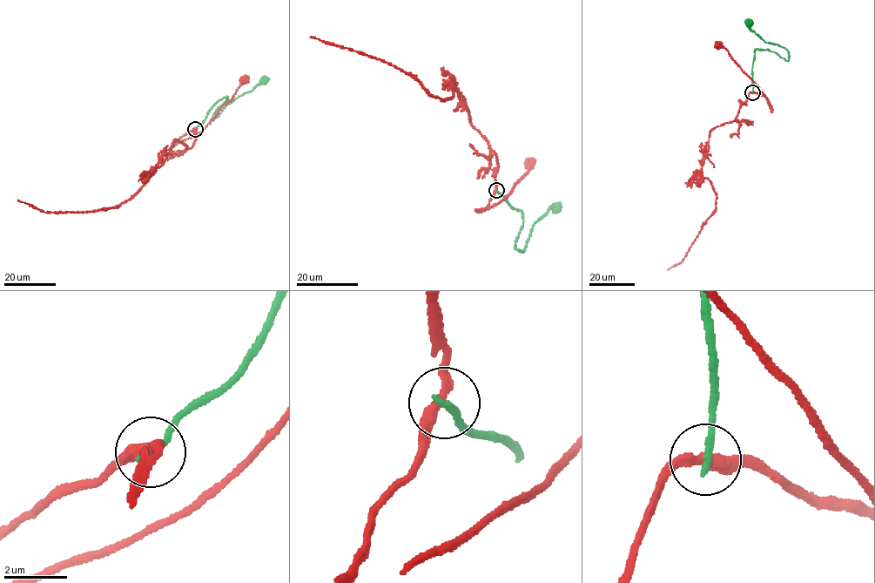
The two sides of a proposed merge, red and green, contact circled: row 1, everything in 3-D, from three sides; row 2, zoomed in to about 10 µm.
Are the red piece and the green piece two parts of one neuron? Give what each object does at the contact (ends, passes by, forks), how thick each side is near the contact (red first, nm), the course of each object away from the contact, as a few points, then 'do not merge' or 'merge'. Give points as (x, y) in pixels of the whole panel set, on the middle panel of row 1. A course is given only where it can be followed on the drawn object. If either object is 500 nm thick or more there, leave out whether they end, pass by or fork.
red passes by | green ends | 320/240 nm | red via (496, 190), (496, 155), (473, 127), (466, 101), (456, 90), (442, 100), (410, 74), (378, 58), (311, 37) | green via (496, 190), (522, 213), (515, 241), (521, 252), (533, 223), (549, 208), (556, 208) | do not merge

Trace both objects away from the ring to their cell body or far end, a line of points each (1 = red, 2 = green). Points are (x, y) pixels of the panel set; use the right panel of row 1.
1: (752, 92), (734, 120), (710, 131), (702, 172), (716, 196), (714, 211), (682, 262), (667, 269)
2: (752, 92), (757, 48), (777, 53), (786, 60), (790, 55), (784, 48), (764, 42), (751, 30), (750, 23)

